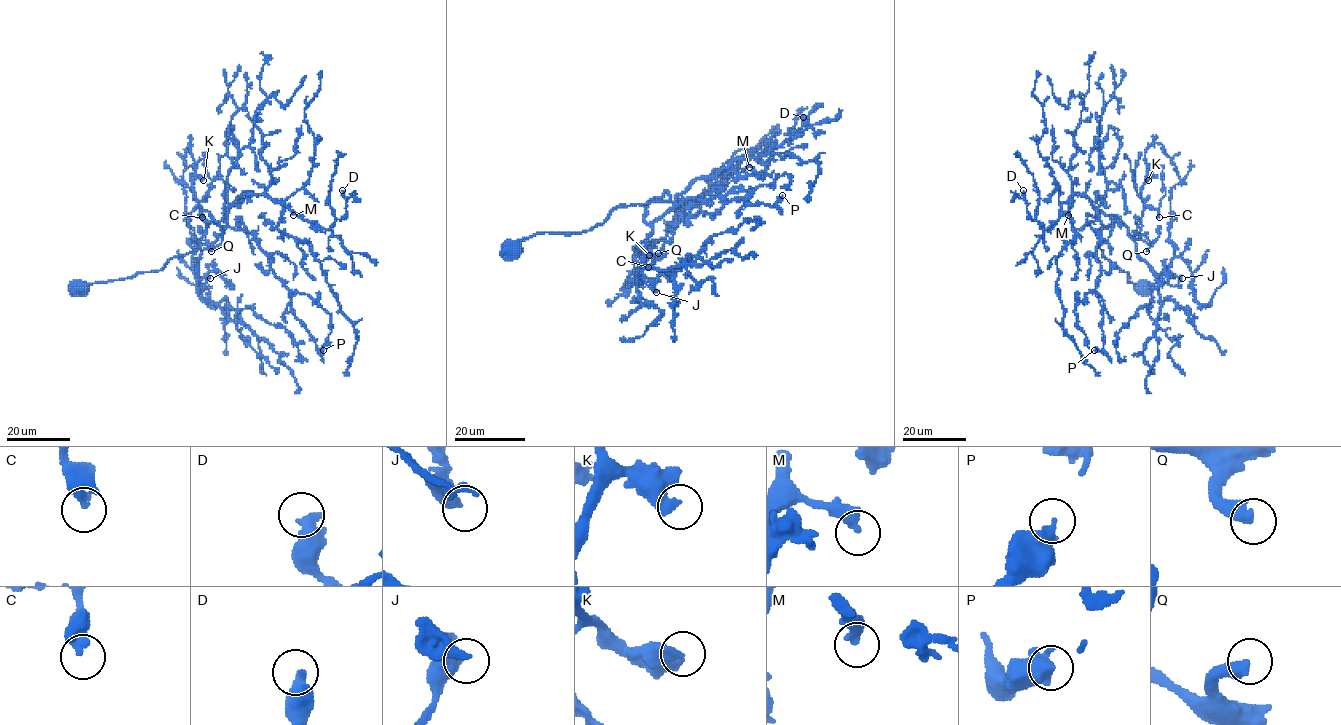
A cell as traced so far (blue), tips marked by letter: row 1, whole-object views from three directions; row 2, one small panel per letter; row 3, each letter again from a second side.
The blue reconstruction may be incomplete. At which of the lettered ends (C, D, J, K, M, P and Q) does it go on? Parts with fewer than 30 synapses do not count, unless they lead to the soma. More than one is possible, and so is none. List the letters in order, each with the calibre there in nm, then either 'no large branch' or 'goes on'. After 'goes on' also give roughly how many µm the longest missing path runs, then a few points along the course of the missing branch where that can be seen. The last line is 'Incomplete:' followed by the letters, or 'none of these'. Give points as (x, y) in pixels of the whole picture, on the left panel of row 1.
C: 420 nm | no large branch
D: 480 nm | no large branch
J: 550 nm | no large branch
K: 440 nm | no large branch
M: 320 nm | no large branch
P: 340 nm | no large branch
Q: 440 nm | goes on | 40 µm | (211, 251), (219, 254), (223, 265), (232, 266), (254, 290), (266, 313), (262, 328)
Incomplete: Q

